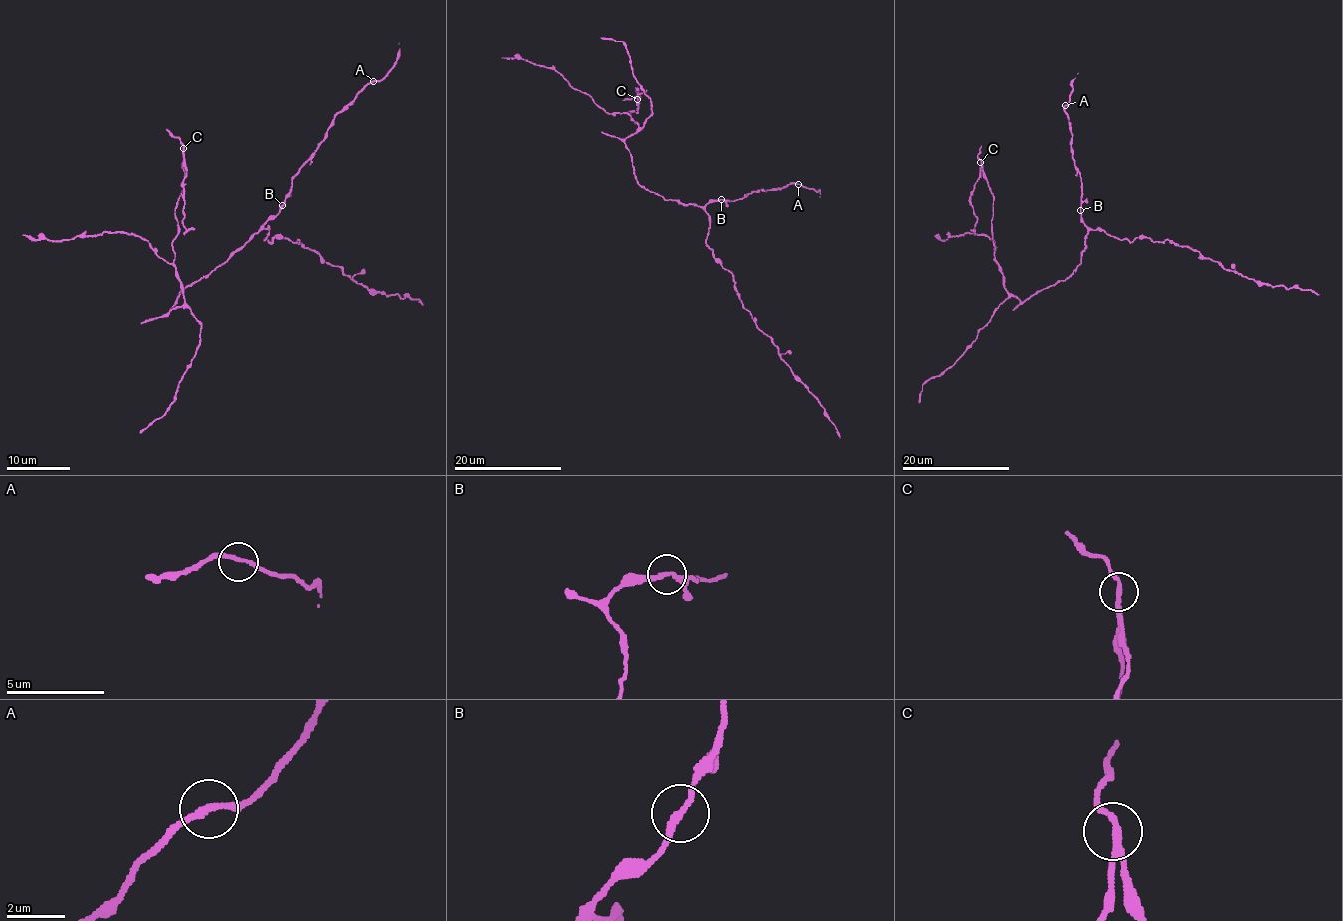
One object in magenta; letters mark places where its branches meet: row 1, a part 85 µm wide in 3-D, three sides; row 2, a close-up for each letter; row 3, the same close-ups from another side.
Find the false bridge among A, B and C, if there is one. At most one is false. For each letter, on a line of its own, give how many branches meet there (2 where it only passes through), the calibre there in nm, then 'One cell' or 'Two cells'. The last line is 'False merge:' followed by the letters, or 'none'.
A: Branches: 2. Thickness 200 nm. One cell
B: Branches: 2. Thickness 200 nm. One cell
C: Branches: 2. Thickness 200 nm. Two cells
False merge: C

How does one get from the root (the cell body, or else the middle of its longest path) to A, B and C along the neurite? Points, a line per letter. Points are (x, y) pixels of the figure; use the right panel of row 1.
A: (1083, 252), (1087, 228), (1080, 216), (1082, 178), (1072, 156), (1072, 134), (1065, 105)
B: (1083, 252), (1087, 228), (1080, 210)
C: (1083, 252), (1080, 263), (1064, 280), (1036, 291), (1022, 302), (1010, 295), (994, 256), (993, 193), (981, 162)

